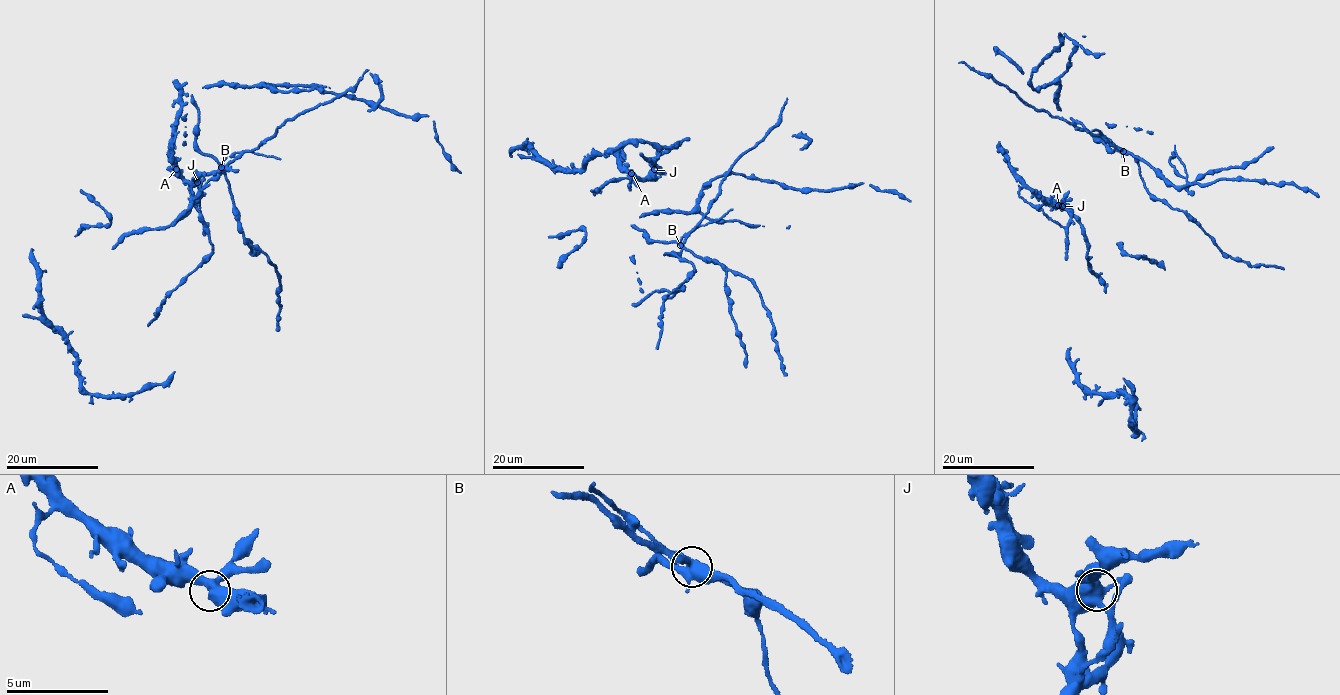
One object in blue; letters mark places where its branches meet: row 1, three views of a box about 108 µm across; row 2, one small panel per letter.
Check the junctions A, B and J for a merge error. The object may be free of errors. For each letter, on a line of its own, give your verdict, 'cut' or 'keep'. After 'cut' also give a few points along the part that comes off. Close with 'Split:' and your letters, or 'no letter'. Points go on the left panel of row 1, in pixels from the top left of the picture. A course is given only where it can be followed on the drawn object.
A: keep
B: cut | (221, 167), (257, 147), (284, 122), (353, 88), (368, 70)
J: keep
Split: B

